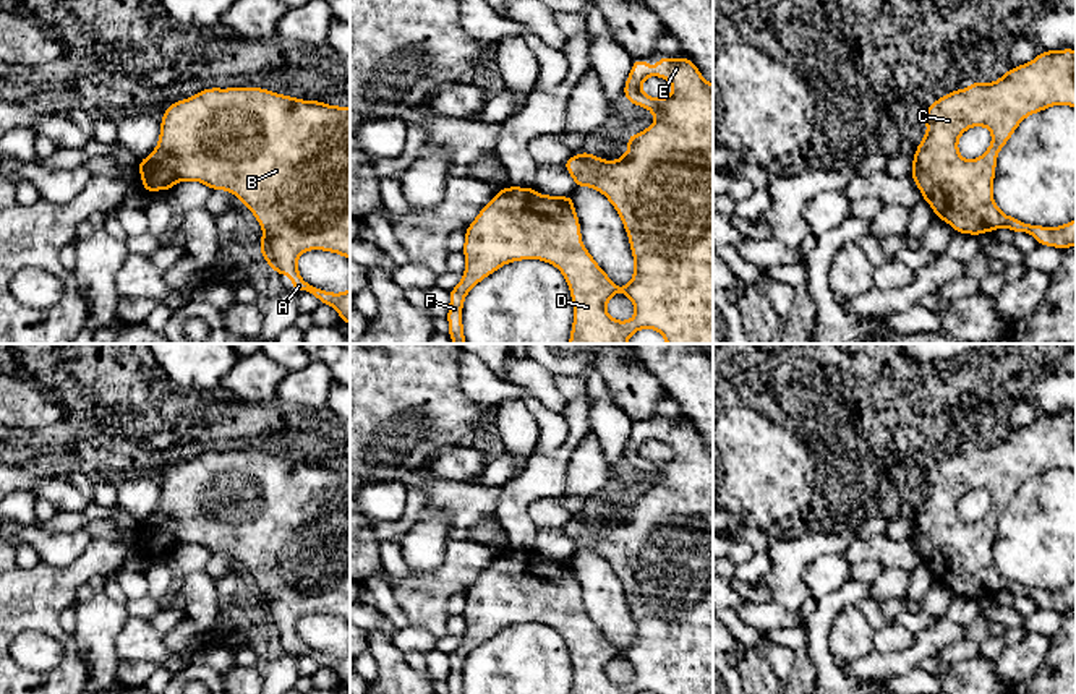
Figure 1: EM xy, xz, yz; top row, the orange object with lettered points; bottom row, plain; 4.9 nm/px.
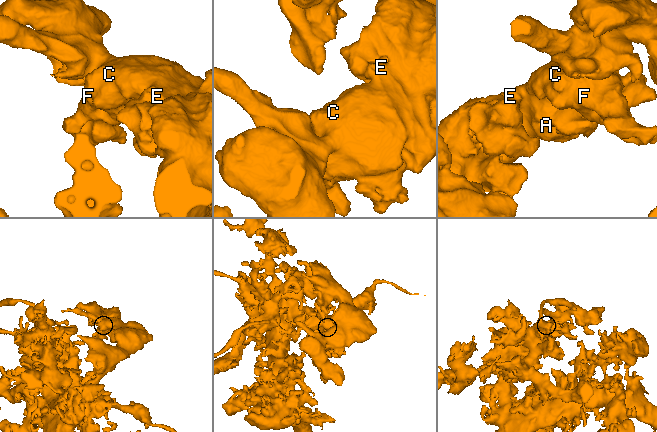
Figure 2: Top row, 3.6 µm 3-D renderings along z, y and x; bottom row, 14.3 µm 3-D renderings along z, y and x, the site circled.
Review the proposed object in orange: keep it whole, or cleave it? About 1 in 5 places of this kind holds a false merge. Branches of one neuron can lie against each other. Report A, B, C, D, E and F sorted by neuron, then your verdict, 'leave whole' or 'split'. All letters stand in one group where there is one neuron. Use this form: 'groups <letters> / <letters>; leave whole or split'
groups A B C D E F; leave whole

